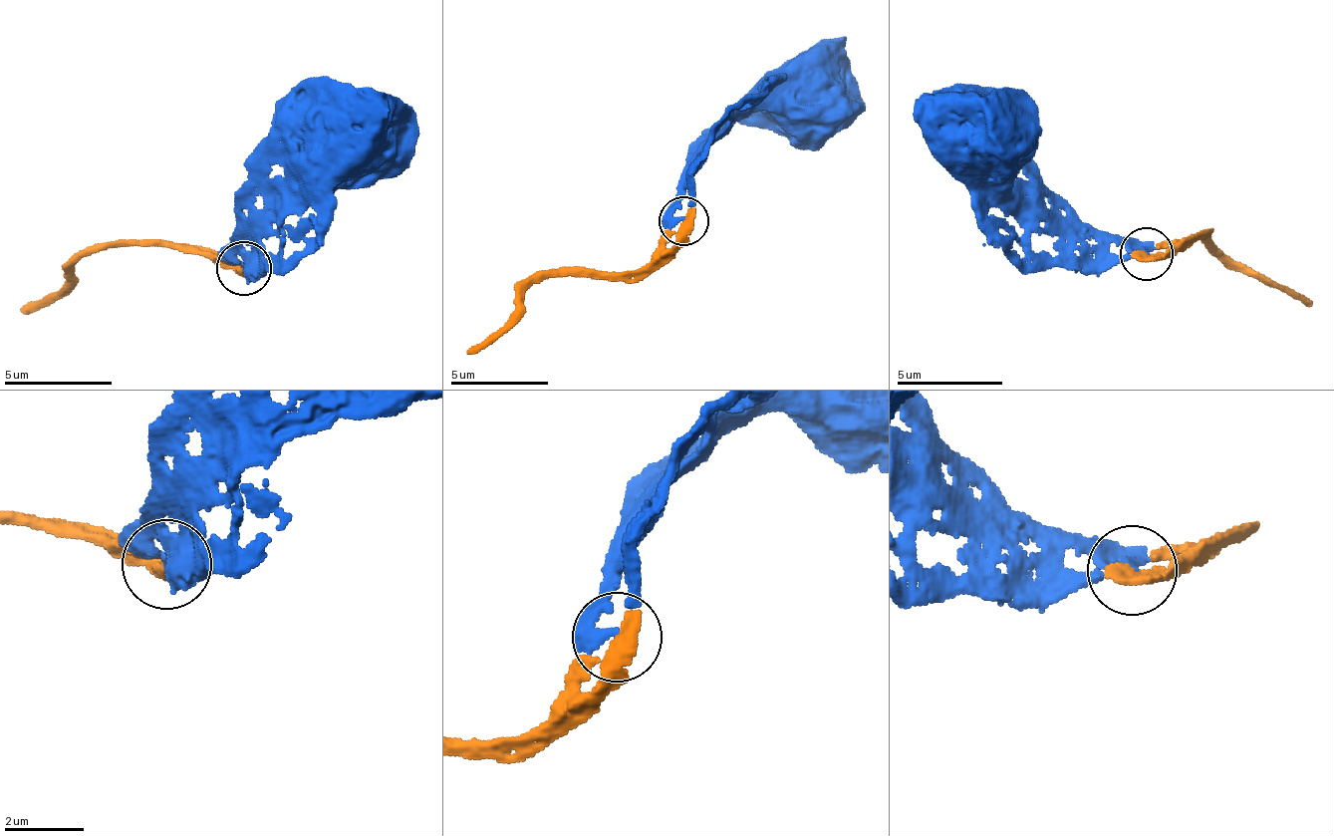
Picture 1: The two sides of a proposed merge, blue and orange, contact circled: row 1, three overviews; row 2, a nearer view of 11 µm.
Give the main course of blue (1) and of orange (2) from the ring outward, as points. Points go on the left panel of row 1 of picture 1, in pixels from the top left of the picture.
1: (242, 266), (235, 258), (250, 220), (317, 120), (335, 122)
2: (243, 267), (188, 244), (91, 245), (64, 287), (19, 310)

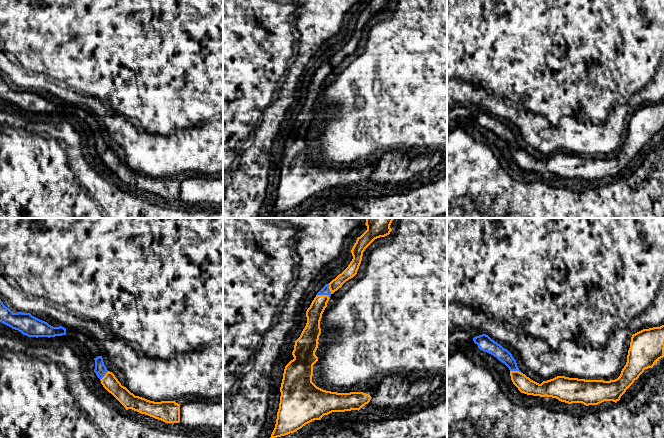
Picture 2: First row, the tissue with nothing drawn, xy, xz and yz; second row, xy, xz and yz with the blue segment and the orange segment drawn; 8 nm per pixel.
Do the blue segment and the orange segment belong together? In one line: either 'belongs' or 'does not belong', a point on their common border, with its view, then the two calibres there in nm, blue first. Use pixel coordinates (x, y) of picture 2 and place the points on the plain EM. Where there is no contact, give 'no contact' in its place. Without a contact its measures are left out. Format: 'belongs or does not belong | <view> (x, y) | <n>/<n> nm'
belongs | xz (323, 70) | 70/130 nm

